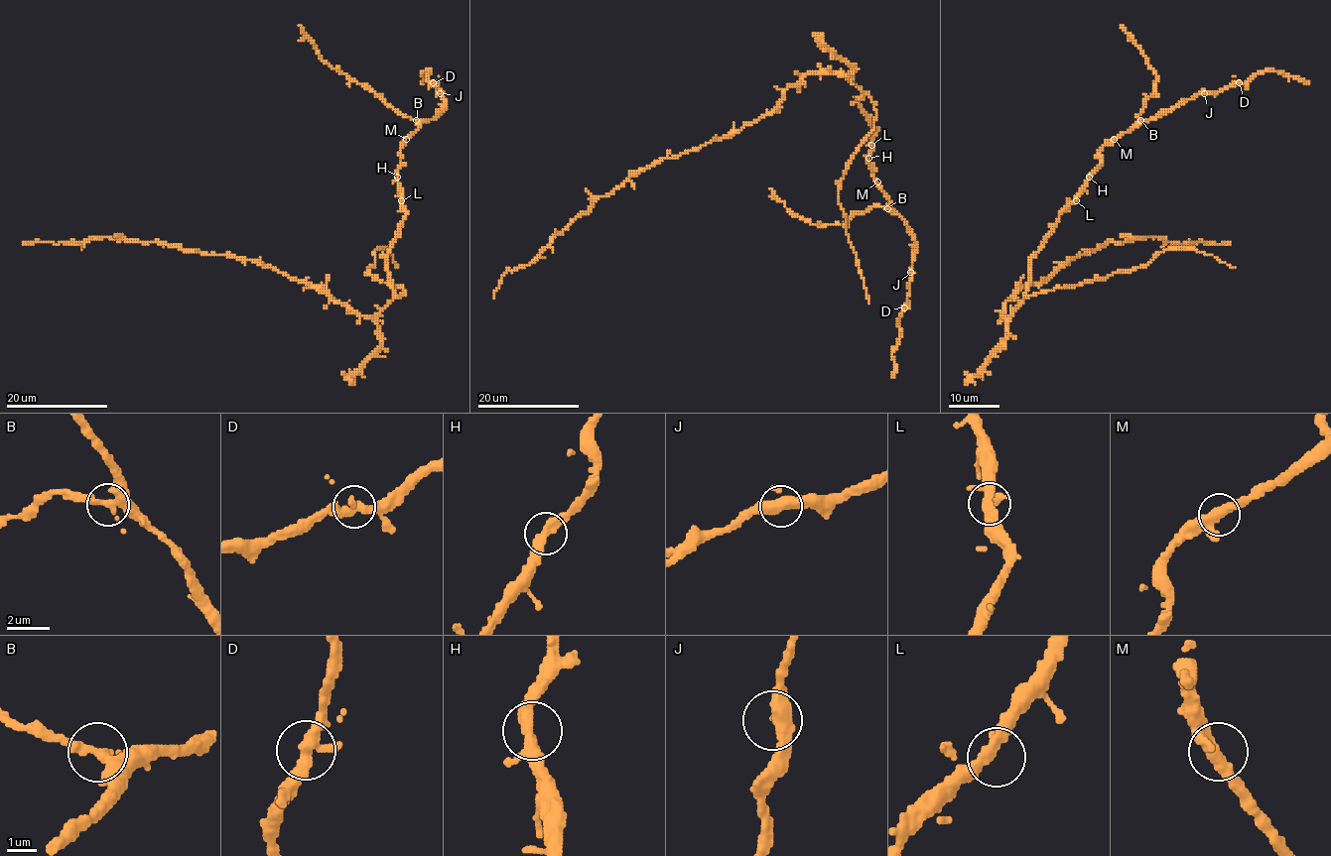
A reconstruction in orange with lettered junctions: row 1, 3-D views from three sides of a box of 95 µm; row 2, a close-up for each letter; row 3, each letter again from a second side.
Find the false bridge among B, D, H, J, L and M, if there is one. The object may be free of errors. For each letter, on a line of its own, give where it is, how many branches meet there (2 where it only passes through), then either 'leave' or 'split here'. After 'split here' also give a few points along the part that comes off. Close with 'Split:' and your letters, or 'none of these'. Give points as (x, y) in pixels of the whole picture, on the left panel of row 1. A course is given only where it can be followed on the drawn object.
B: (416, 120) | 2 | leave
D: (433, 82) | 3 | leave
H: (397, 177) | 3 | leave
J: (440, 93) | 3 | leave
L: (401, 200) | 3 | leave
M: (406, 139) | 3 | leave
Split: none of these

